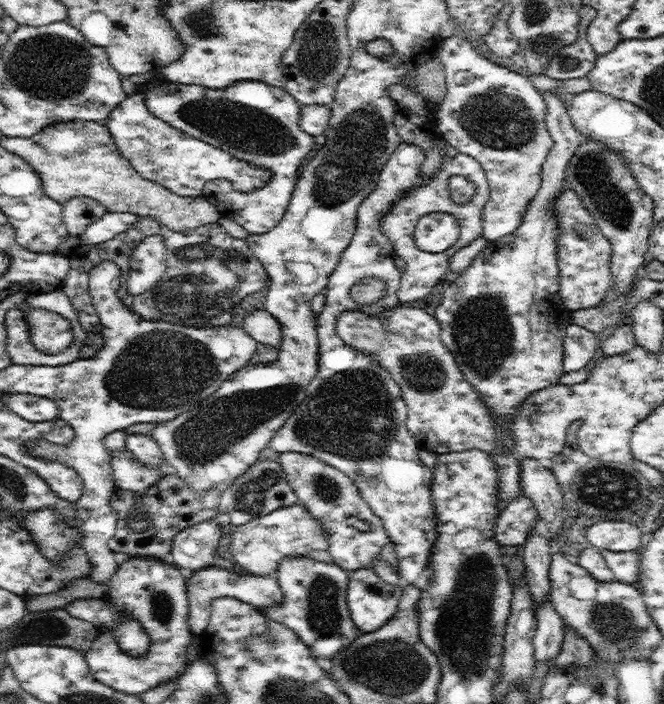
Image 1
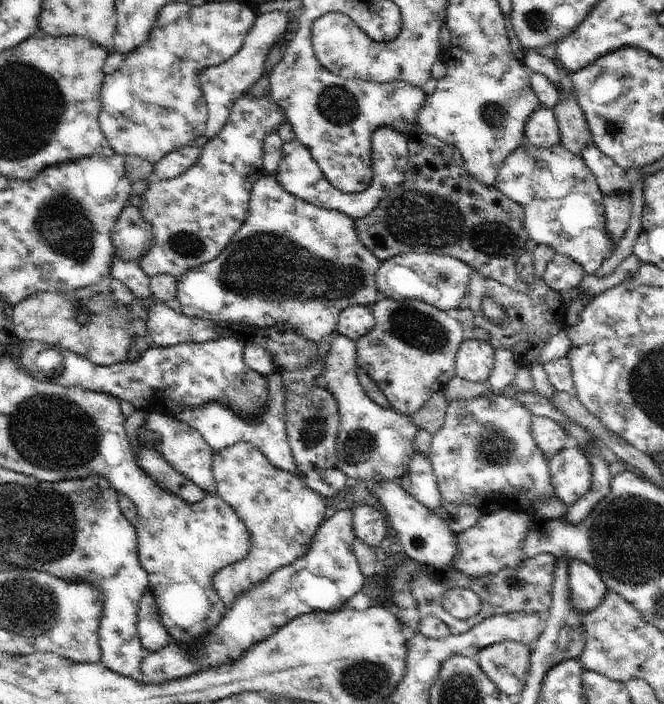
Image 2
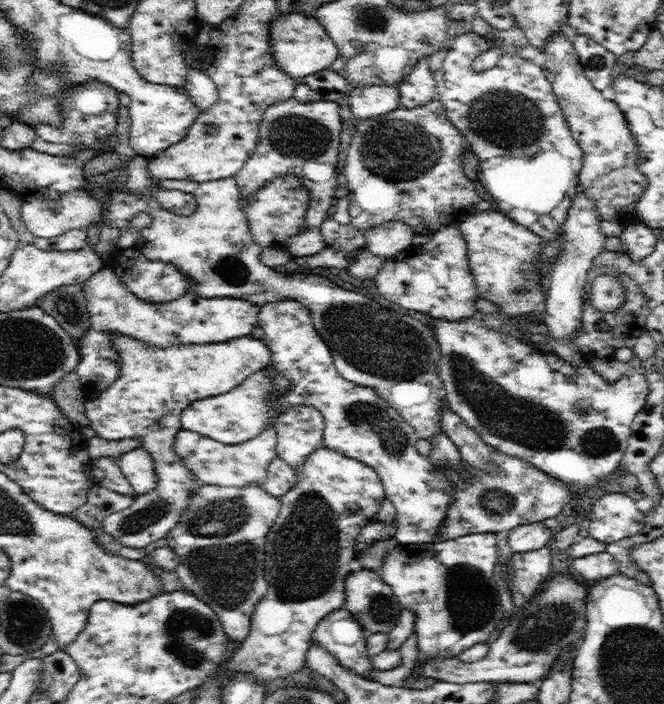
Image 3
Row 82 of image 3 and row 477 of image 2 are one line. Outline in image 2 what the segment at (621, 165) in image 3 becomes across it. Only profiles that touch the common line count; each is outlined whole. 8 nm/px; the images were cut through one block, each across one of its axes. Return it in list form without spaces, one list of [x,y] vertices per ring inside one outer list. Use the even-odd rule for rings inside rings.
[[[582,448],[563,449],[550,458],[550,484],[554,496],[566,505],[574,505],[592,484],[592,466]]]

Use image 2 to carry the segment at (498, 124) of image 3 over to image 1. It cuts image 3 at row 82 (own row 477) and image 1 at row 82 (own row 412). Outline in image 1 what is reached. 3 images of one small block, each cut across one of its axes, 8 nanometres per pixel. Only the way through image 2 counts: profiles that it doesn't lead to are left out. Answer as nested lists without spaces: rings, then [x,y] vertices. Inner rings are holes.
[[[461,34],[447,38],[441,44],[438,57],[444,65],[447,92],[436,111],[436,130],[450,146],[472,156],[482,165],[490,188],[490,199],[482,211],[483,237],[487,241],[497,241],[518,228],[530,201],[541,188],[543,162],[553,145],[545,124],[547,104],[542,92],[534,88],[525,73],[490,62],[486,55],[481,55],[472,40]]]

